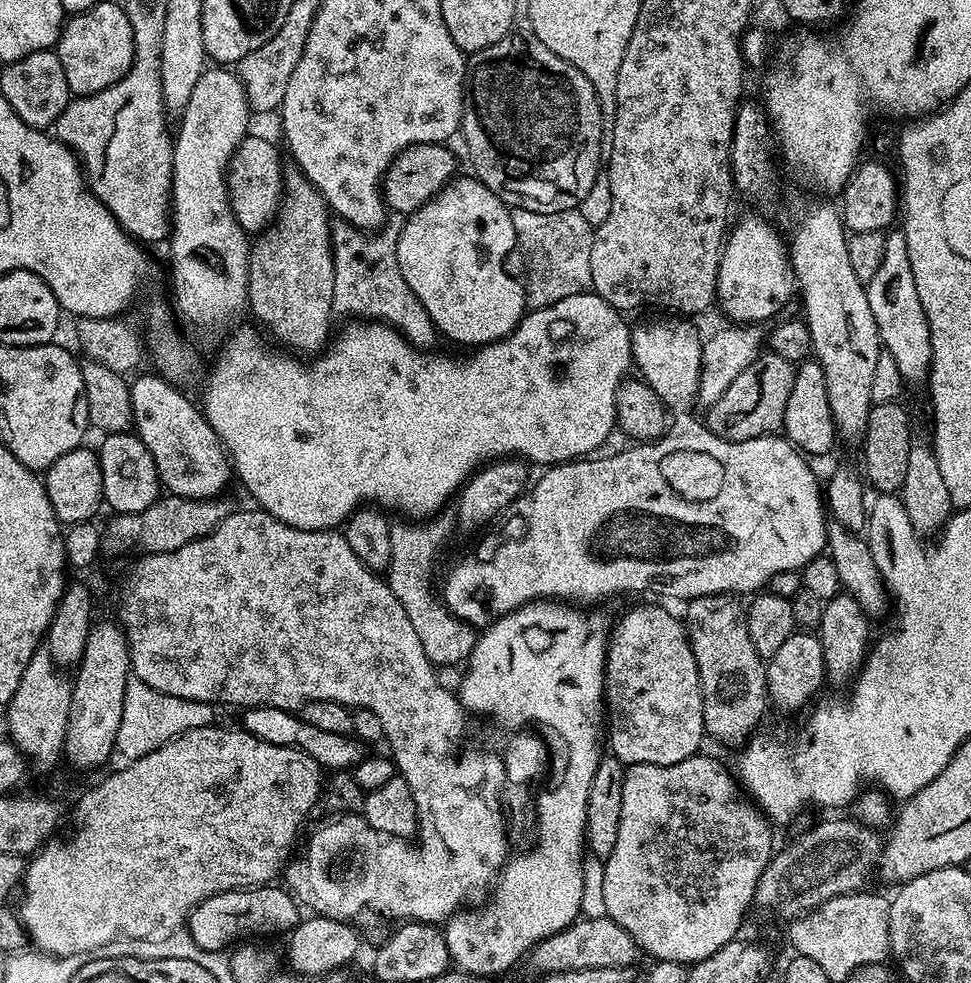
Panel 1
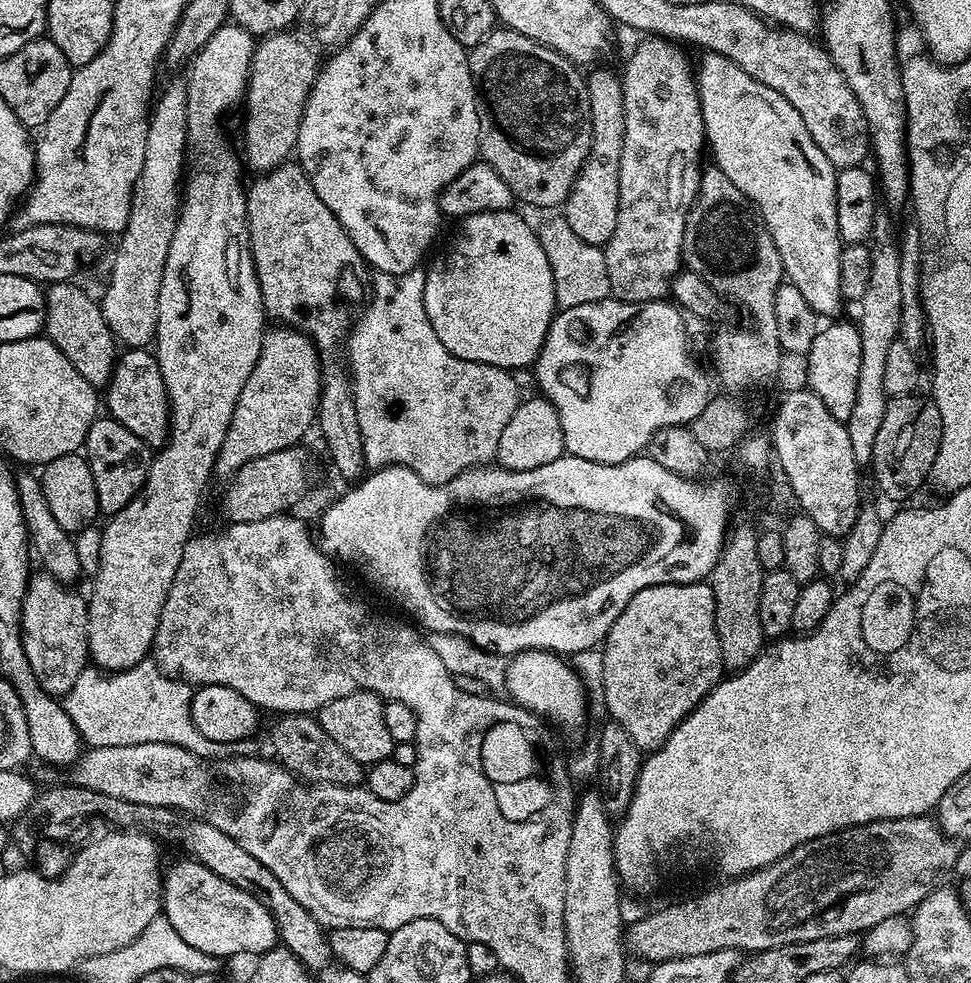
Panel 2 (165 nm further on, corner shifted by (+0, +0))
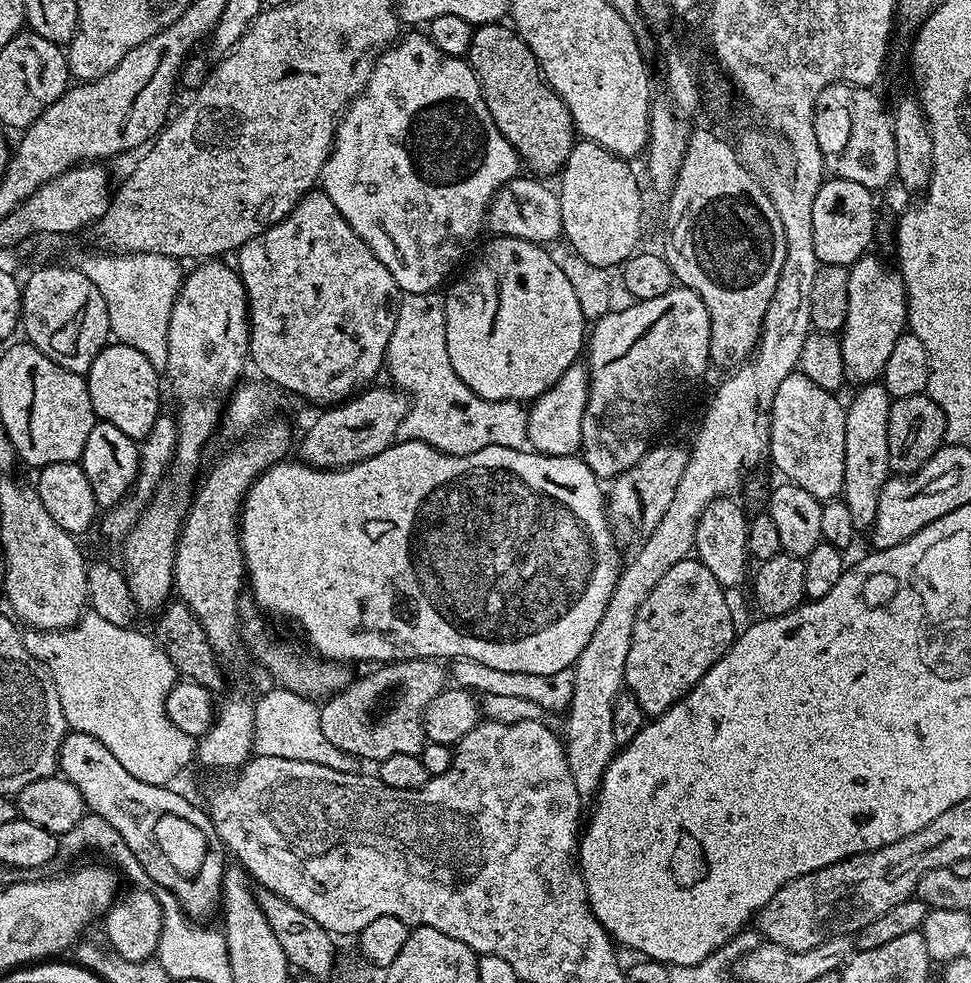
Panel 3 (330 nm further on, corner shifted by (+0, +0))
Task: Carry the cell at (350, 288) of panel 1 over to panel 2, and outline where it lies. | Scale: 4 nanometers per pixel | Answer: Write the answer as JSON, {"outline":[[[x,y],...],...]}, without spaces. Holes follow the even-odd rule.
{"outline":[[[419,267],[411,268],[406,274],[398,274],[397,276],[389,272],[376,272],[371,277],[370,299],[363,311],[359,313],[358,319],[353,323],[352,330],[348,334],[347,352],[346,368],[352,381],[352,397],[354,398],[354,410],[358,414],[358,430],[362,434],[362,454],[364,455],[365,469],[406,467],[414,470],[414,474],[418,474],[418,478],[422,478],[428,484],[445,484],[458,478],[458,474],[462,474],[466,470],[479,468],[495,461],[498,442],[502,439],[502,430],[506,430],[506,422],[510,422],[510,414],[514,414],[514,410],[520,405],[522,399],[520,388],[516,385],[515,378],[512,377],[515,375],[507,368],[458,358],[454,354],[450,354],[450,350],[446,350],[446,346],[442,346],[438,334],[434,334],[434,326],[430,326],[430,318],[426,318],[424,272]],[[428,416],[440,416],[440,424],[428,424]]]}

